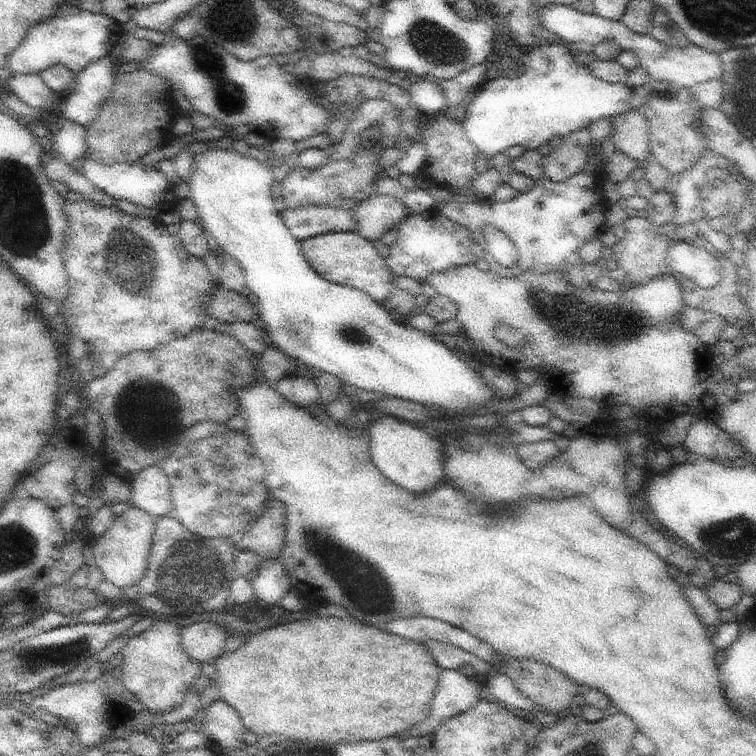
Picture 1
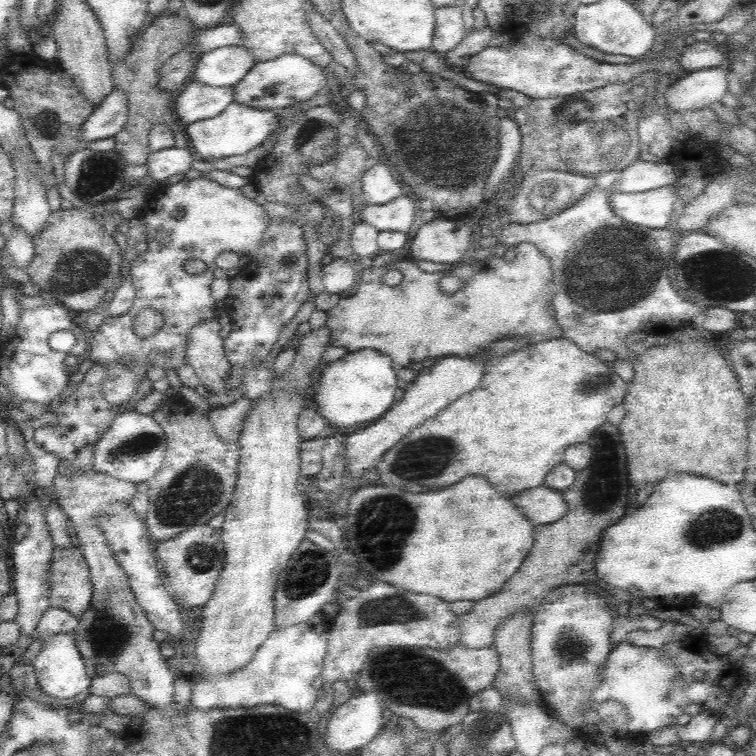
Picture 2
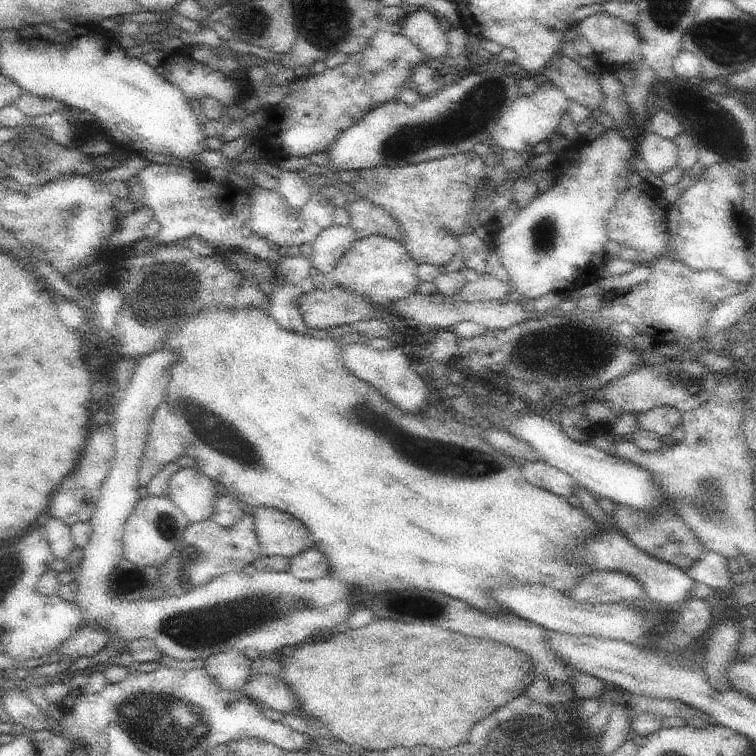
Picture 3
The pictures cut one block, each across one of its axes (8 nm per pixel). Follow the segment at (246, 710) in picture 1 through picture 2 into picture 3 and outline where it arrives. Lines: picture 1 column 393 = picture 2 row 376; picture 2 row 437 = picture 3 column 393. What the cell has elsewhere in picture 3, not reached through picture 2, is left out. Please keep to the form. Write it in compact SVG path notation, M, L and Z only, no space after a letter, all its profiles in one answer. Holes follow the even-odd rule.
M375 620L370 626L363 626L358 630L346 630L342 634L327 637L322 640L309 640L299 645L292 656L281 656L282 668L284 668L284 682L296 694L300 706L314 718L320 720L322 726L326 726L327 730L332 732L332 736L336 736L342 745L346 747L357 747L365 751L380 750L382 752L394 747L406 747L413 749L415 746L426 746L433 750L442 750L458 746L467 741L472 732L472 728L476 726L484 718L488 718L490 714L502 708L505 704L512 702L515 698L525 694L526 687L536 676L532 672L532 666L529 663L528 656L524 652L516 650L516 648L508 648L500 642L494 640L482 640L480 638L468 638L464 634L458 632L450 632L444 630L440 626L432 626L432 624L422 624L422 626L414 626L414 624L402 624L402 622L394 622L394 620Z

